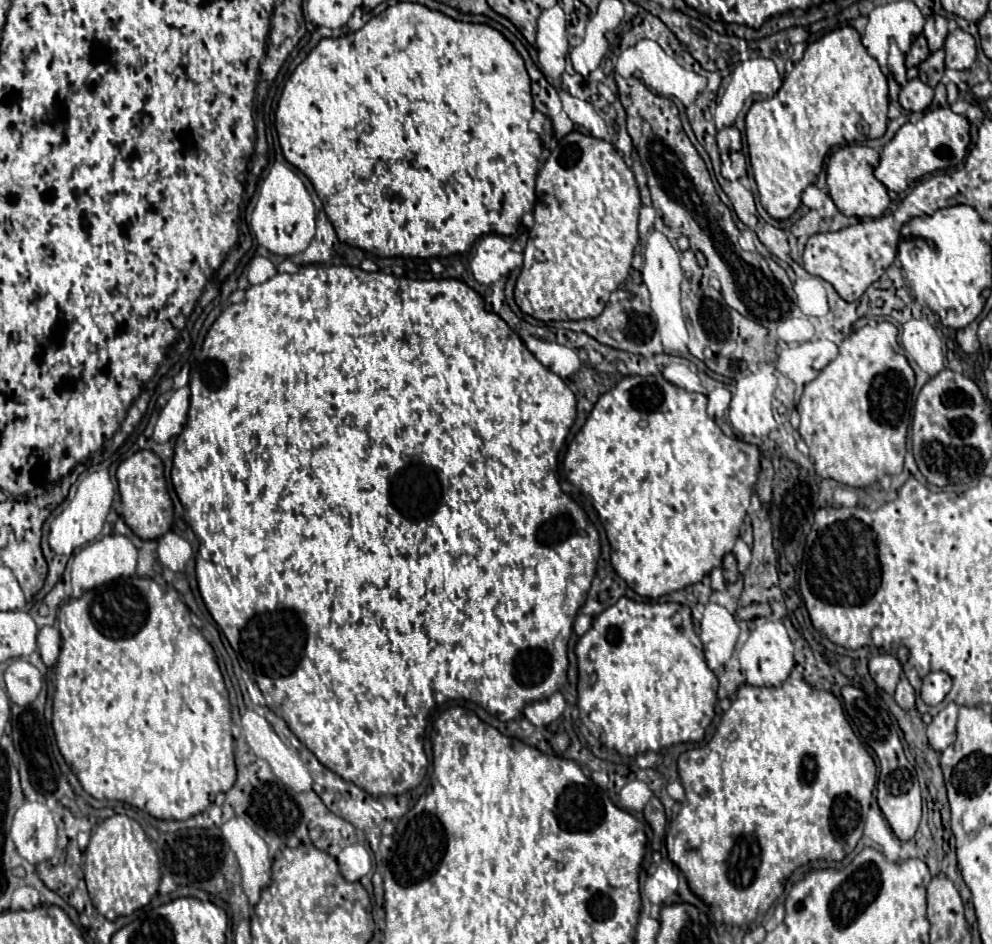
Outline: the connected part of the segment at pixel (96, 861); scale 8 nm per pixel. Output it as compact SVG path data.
M112 815L104 821L100 821L92 835L90 843L86 847L86 863L84 863L84 877L88 885L88 893L92 897L94 907L110 921L114 921L120 915L130 915L136 909L150 903L150 899L156 895L160 883L160 859L152 847L152 841L146 837L138 821L130 819L128 815Z

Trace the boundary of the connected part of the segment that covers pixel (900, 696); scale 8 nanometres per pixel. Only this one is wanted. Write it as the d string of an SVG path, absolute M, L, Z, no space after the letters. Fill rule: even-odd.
M906 677L900 679L900 683L898 683L898 687L896 687L894 699L896 699L896 703L898 703L902 709L906 709L906 711L908 711L908 709L914 709L914 699L916 699L916 695L914 695L914 689L912 689L912 685L908 683Z

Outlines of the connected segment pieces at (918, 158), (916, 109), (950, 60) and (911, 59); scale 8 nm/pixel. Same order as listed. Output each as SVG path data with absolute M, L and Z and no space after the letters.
M942 107L934 109L920 119L920 127L914 123L906 123L898 129L894 139L884 145L874 175L886 189L902 193L908 189L912 181L916 181L926 173L960 165L964 161L968 143L970 143L970 125L966 117L952 113L952 109Z
M916 77L902 87L900 105L910 113L920 113L932 103L932 97L934 97L934 89Z
M954 29L952 33L948 33L944 51L946 51L946 67L948 69L966 71L966 69L972 69L976 63L974 37L962 29Z
M920 34L912 43L910 51L906 53L906 67L916 67L926 57L928 57L927 40Z

